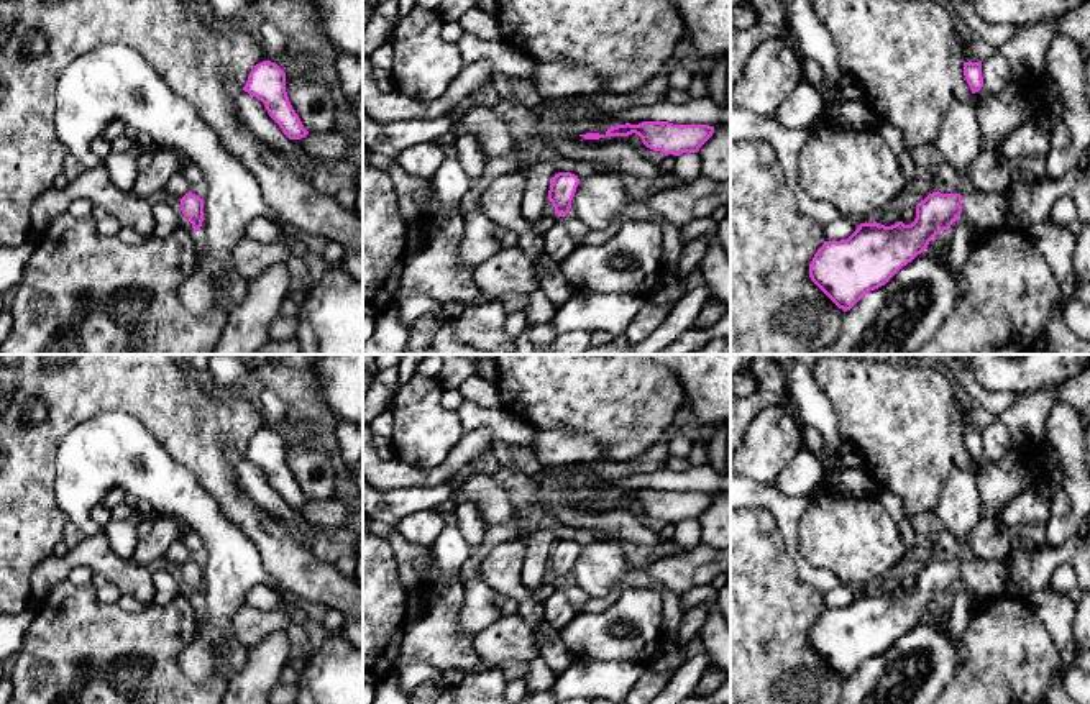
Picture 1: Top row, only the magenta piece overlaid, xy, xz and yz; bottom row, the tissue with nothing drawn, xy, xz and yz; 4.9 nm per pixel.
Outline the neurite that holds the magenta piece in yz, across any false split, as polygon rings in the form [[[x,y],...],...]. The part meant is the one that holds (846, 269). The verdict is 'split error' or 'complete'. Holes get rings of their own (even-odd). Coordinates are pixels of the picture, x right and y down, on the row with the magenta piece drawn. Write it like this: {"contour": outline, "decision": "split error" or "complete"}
{"contour": [[[970,190],[965,194],[932,192],[916,205],[911,225],[898,222],[891,226],[860,223],[859,228],[840,241],[824,241],[809,264],[811,281],[844,312],[850,310],[867,292],[885,286],[903,266],[921,254],[929,241],[962,215],[970,220],[977,235],[1003,226],[1006,212],[1003,194]]], "decision": "split error"}

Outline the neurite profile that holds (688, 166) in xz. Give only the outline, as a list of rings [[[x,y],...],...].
[[[683,153],[676,156],[675,167],[671,169],[685,182],[694,182],[699,179],[703,167],[703,159],[698,153]]]

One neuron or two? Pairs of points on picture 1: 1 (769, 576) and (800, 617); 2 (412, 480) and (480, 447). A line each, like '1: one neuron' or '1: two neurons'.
1: one neuron
2: one neuron

